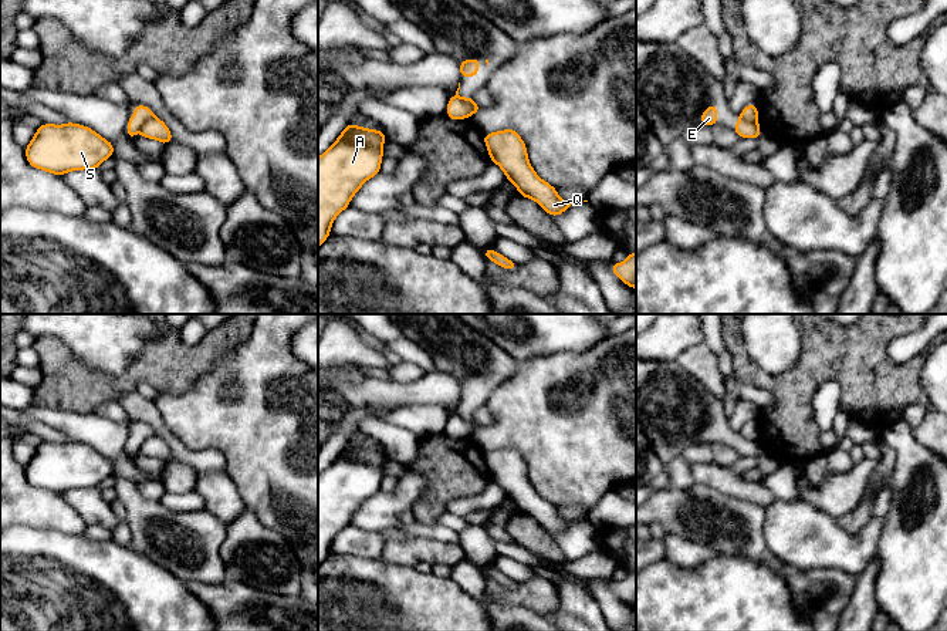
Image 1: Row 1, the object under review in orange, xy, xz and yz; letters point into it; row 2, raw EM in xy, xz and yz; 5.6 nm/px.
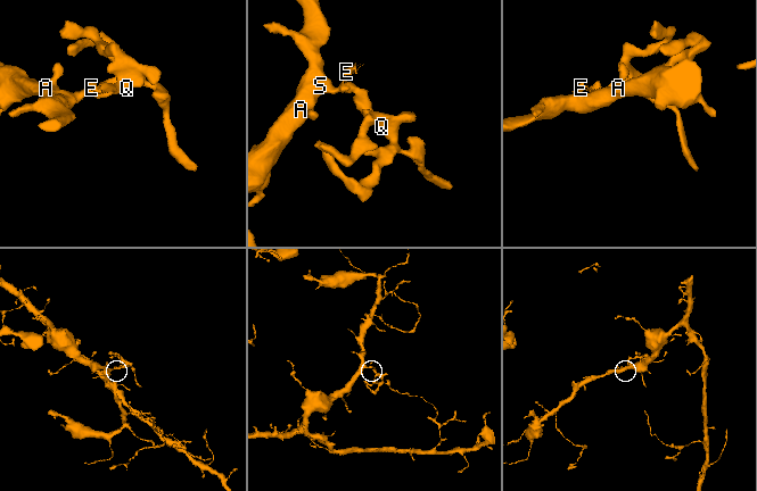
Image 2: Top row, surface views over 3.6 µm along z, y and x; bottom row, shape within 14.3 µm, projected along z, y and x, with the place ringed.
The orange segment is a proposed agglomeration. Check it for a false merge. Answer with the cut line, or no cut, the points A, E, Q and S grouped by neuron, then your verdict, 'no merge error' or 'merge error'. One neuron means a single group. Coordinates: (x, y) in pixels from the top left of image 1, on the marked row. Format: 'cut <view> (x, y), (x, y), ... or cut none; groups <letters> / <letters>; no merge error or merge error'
cut xz (455, 95), (472, 112); groups A S / E Q; merge error

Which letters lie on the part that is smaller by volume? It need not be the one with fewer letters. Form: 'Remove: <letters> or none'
Remove: E, Q

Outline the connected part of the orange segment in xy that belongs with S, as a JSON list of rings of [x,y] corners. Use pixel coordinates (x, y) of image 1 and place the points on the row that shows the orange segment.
[[[43,124],[26,146],[28,163],[62,176],[70,171],[98,169],[114,156],[114,145],[85,125]]]

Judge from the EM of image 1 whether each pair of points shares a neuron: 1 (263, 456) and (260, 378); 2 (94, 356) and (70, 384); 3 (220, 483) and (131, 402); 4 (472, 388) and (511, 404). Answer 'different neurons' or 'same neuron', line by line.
1: same neuron
2: different neurons
3: different neurons
4: different neurons

